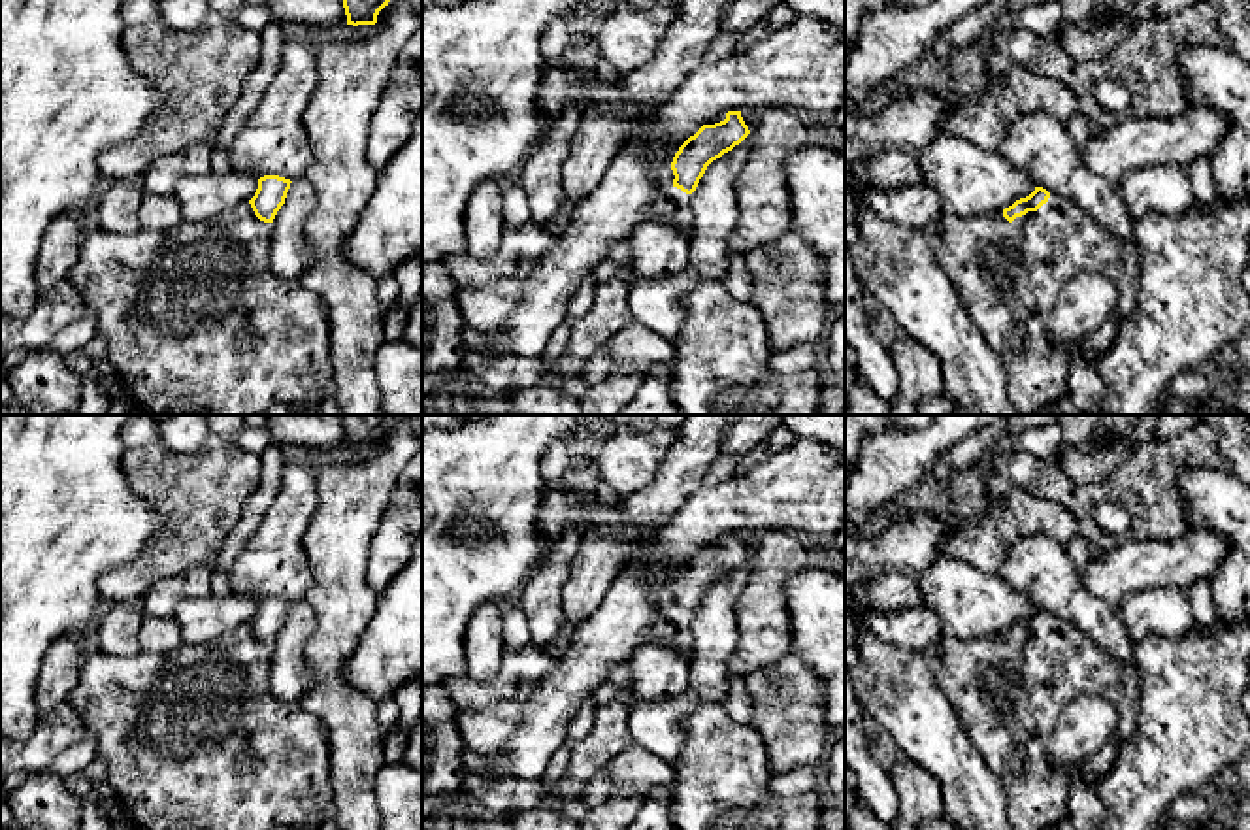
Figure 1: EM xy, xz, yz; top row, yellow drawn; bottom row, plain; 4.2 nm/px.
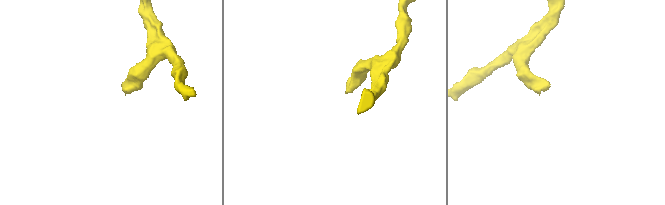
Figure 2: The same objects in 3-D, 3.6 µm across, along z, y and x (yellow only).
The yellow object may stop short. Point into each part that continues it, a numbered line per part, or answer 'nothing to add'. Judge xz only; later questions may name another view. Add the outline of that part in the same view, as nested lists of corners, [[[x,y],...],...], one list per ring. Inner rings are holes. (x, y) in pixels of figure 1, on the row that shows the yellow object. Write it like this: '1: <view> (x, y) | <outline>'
1: xz (672, 206) | [[[673,157],[664,158],[652,170],[656,179],[656,196],[643,221],[656,219],[664,224],[675,226],[690,236],[692,232],[692,194],[683,192],[673,185]]]

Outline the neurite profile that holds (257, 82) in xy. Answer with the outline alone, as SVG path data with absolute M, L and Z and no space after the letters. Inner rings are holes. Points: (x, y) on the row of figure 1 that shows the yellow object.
M271 19L260 32L262 47L256 68L245 77L241 94L222 119L213 149L230 147L241 132L247 117L258 108L266 89L273 81L281 66L281 51L285 45L285 25Z

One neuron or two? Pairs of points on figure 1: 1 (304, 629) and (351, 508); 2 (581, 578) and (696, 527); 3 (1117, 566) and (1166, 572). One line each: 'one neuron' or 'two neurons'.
1: two neurons
2: two neurons
3: one neuron

